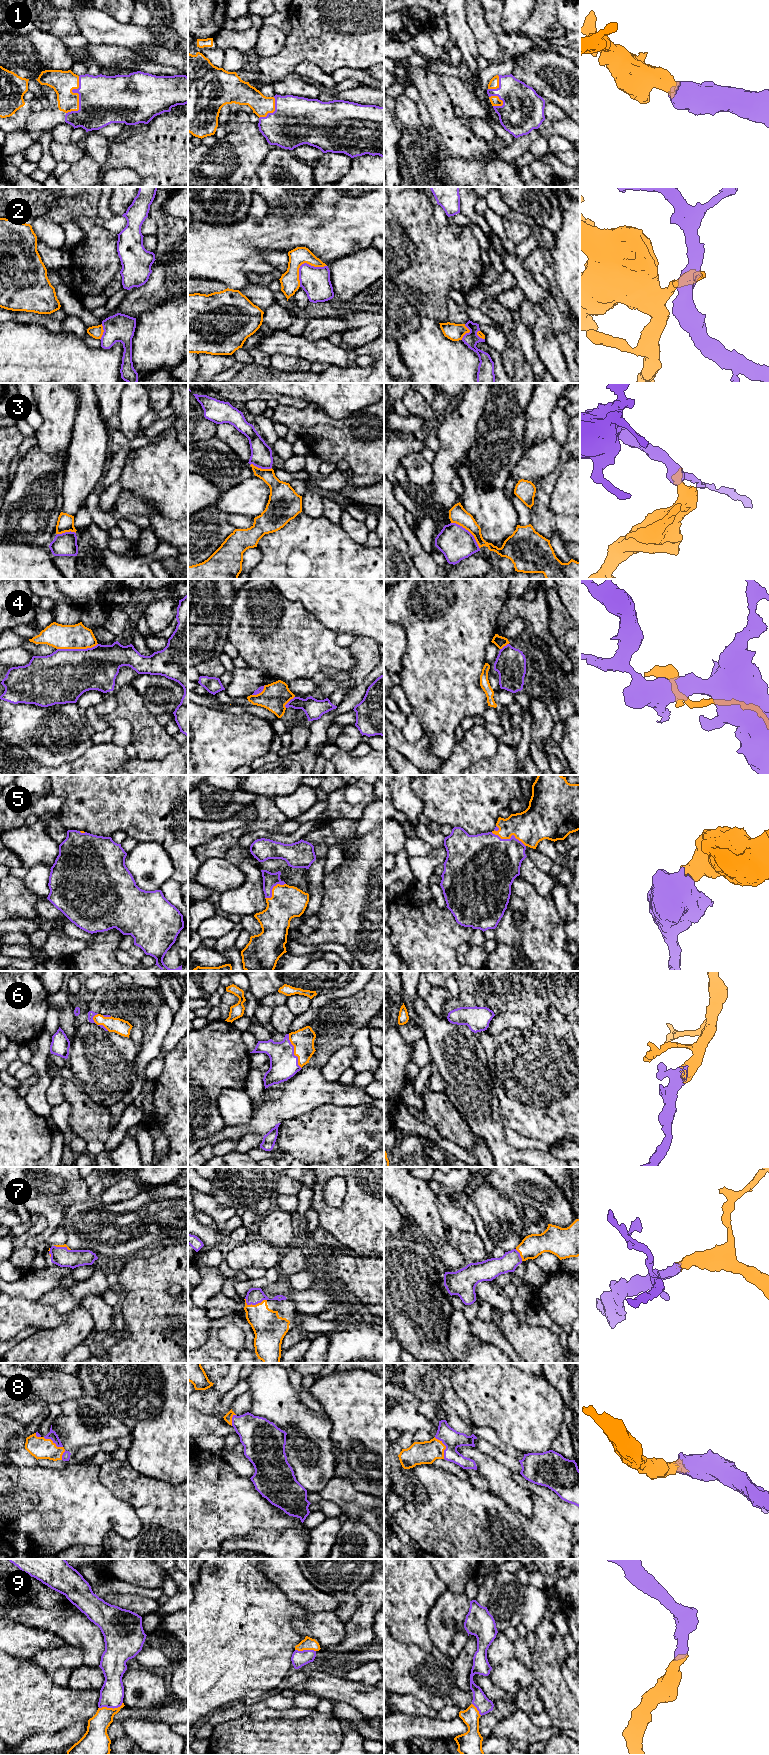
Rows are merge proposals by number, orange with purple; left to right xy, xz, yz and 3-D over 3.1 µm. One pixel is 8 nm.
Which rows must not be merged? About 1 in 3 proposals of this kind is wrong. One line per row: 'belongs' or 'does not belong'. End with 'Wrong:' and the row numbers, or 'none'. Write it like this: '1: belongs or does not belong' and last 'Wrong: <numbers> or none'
1: belongs
2: does not belong
3: does not belong
4: does not belong
5: belongs
6: belongs
7: belongs
8: belongs
9: belongs
Wrong: 2, 3, 4

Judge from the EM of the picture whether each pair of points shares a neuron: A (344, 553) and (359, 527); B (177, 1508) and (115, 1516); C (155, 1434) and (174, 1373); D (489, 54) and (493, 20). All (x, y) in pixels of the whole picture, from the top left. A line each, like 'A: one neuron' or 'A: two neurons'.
A: two neurons
B: two neurons
C: one neuron
D: two neurons

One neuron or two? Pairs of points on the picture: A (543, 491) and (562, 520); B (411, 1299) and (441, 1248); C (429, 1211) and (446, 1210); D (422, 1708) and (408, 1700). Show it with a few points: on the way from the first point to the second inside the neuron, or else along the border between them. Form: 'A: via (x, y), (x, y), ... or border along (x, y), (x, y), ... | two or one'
A: via (543, 500), (543, 508), (553, 518) | one
B: border along (429, 1247), (445, 1271) | two
C: border along (436, 1195), (436, 1207), (447, 1229) | two
D: via (419, 1708), (411, 1703) | one

